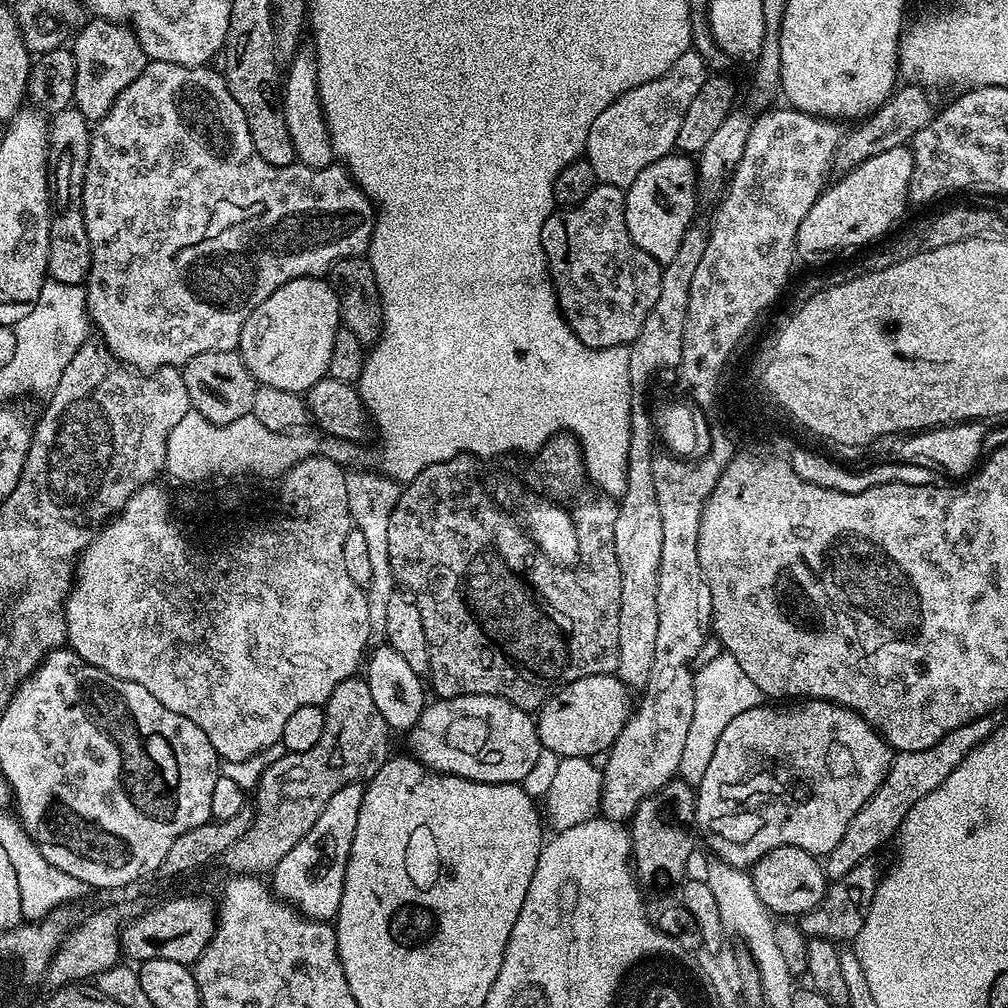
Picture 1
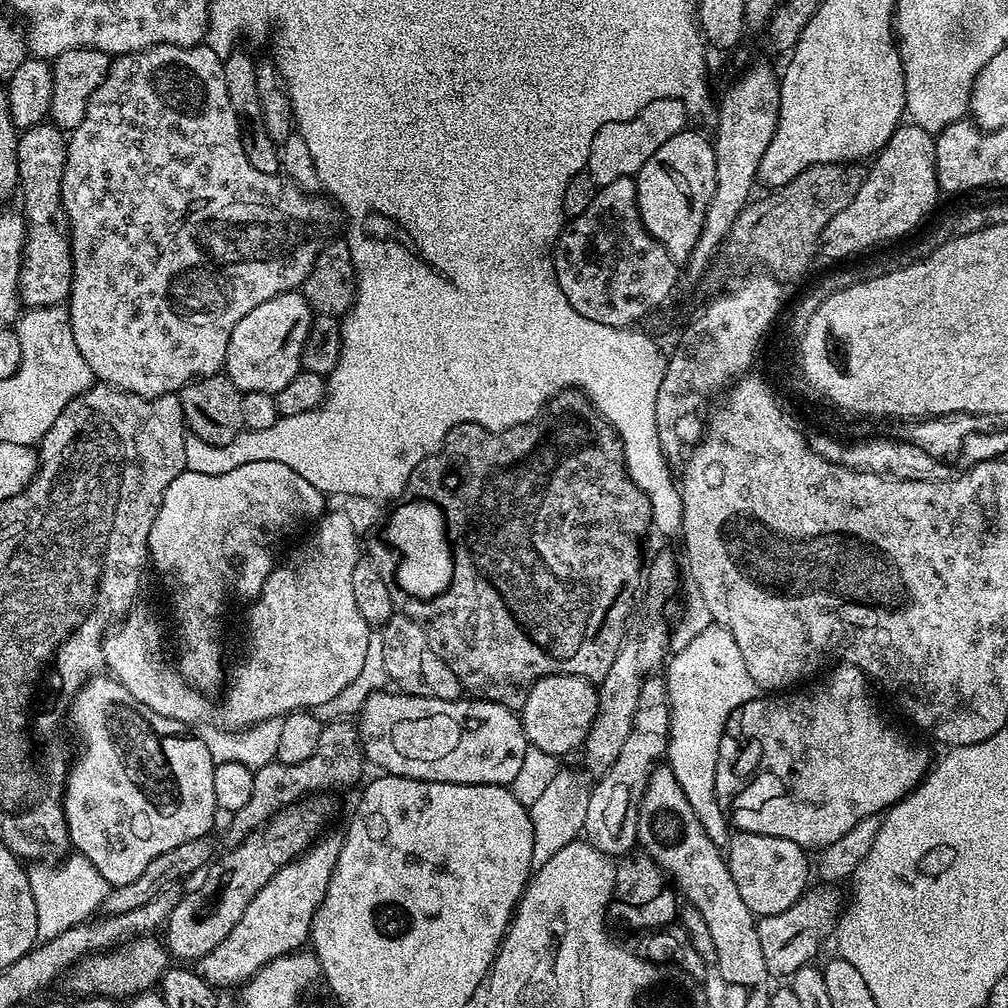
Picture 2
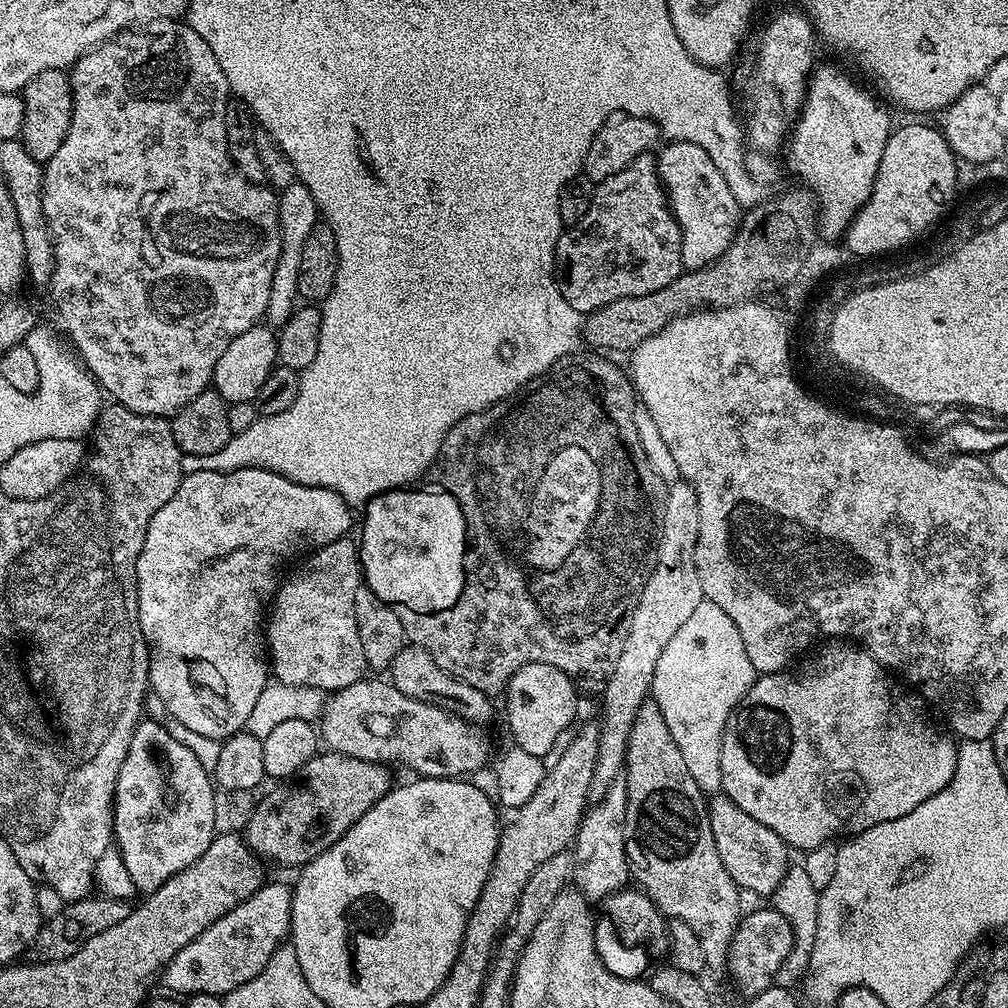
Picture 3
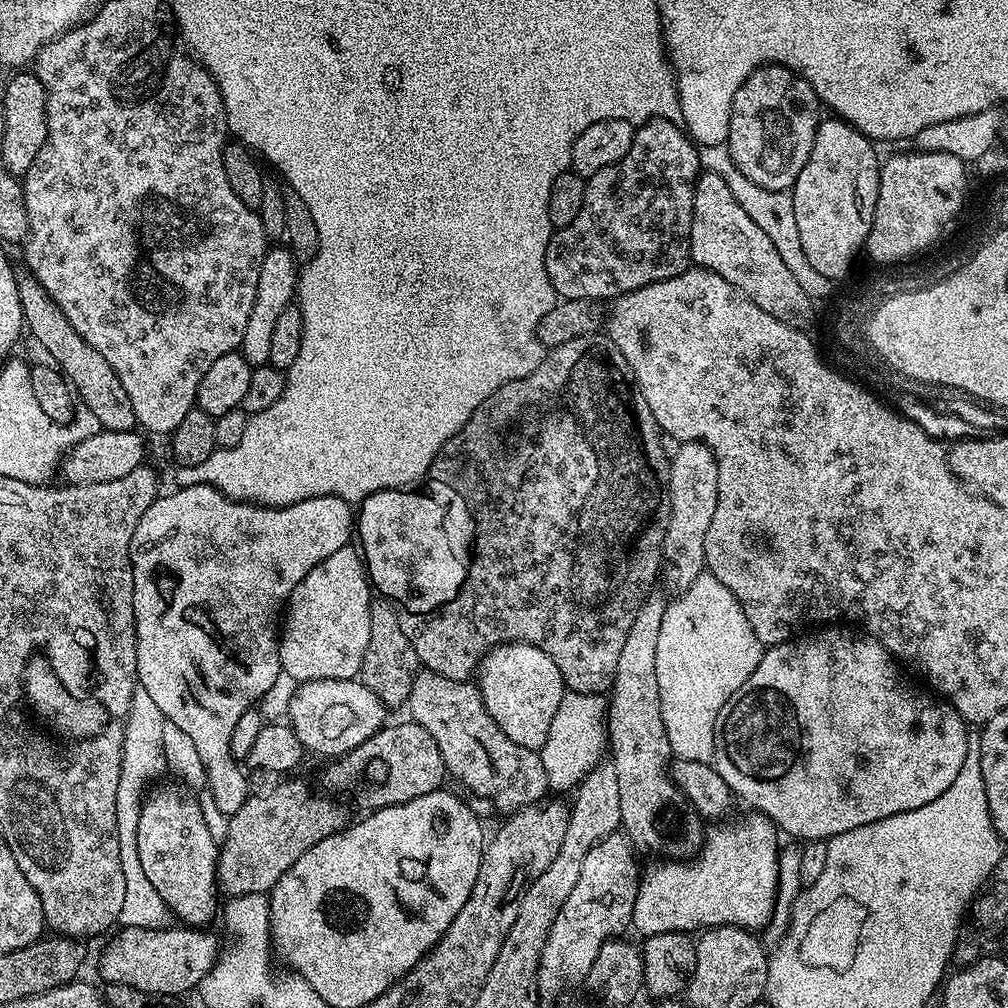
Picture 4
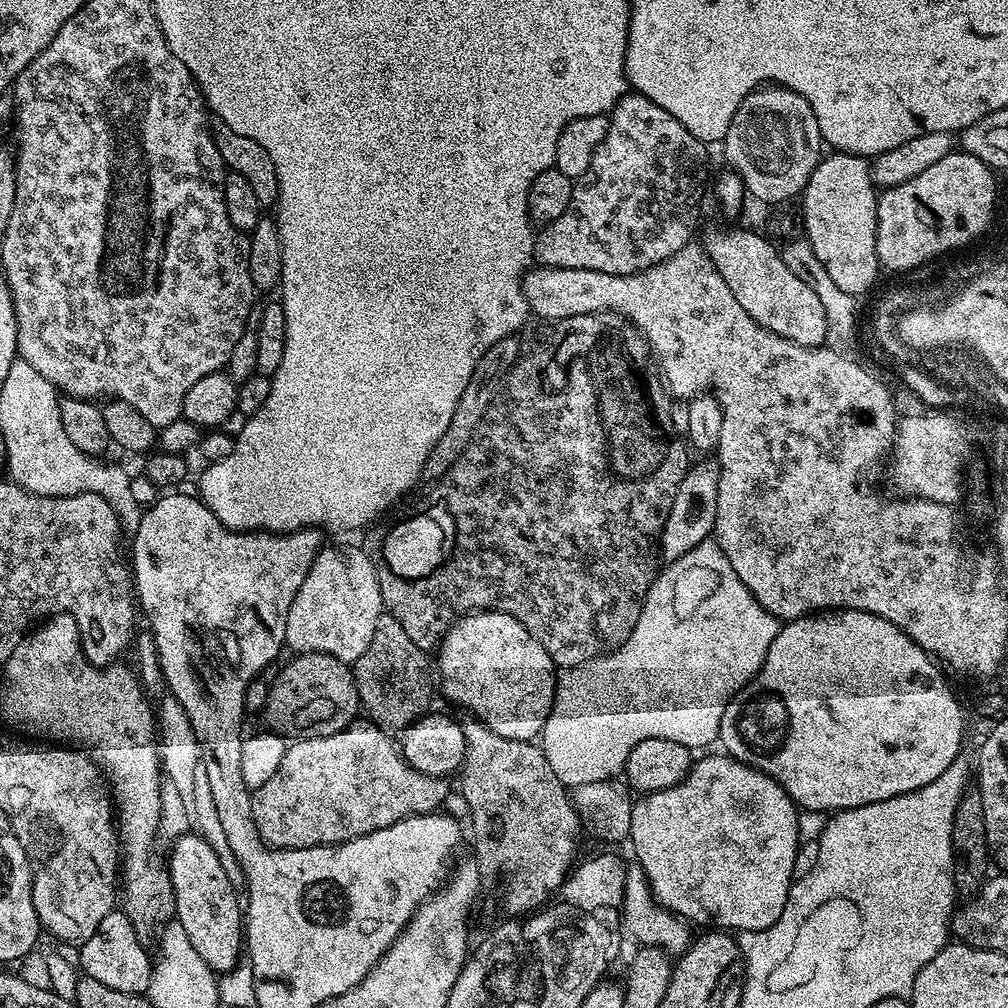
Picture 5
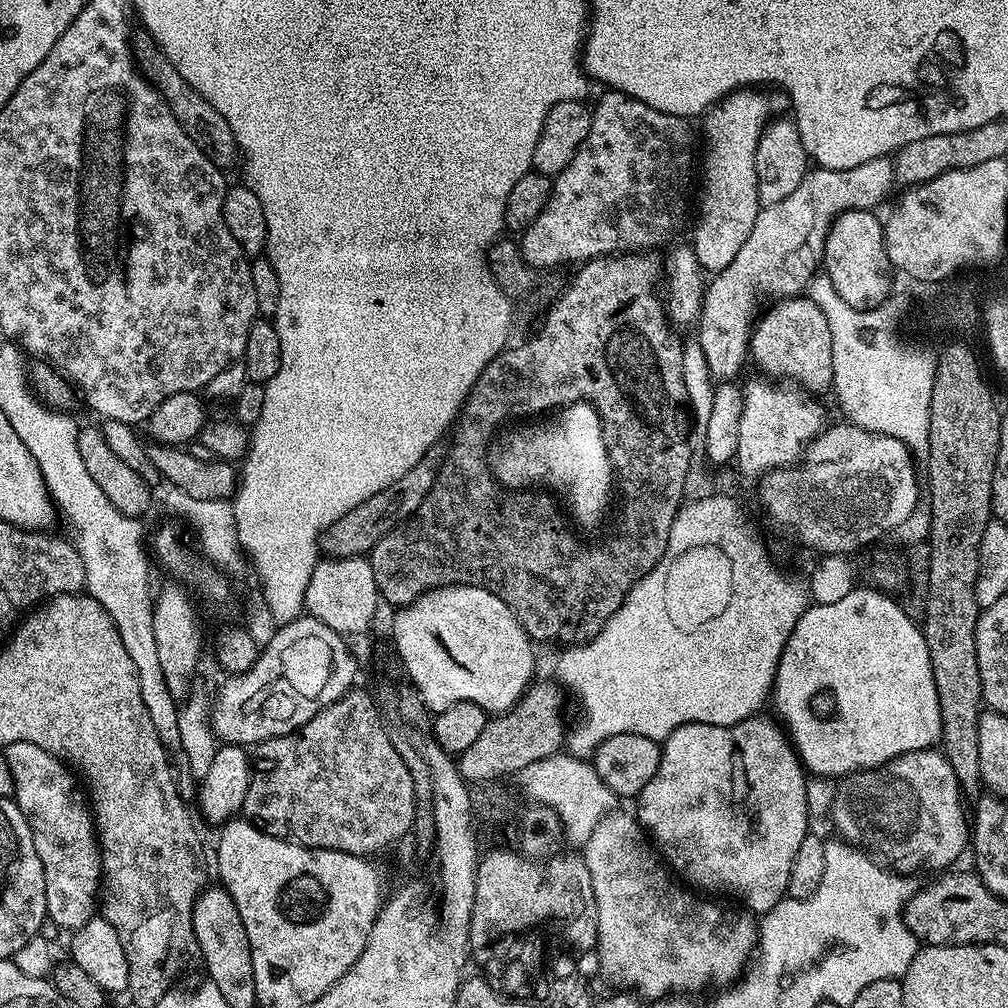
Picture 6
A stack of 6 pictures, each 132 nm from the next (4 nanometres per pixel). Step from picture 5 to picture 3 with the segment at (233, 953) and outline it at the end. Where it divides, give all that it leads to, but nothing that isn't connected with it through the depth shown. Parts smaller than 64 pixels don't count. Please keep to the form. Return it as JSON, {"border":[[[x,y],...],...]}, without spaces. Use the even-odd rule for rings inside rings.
{"border":[[[156,718],[141,719],[130,738],[126,758],[122,762],[122,770],[118,770],[116,793],[112,799],[112,835],[114,844],[119,851],[122,862],[126,864],[126,871],[130,873],[130,878],[134,882],[137,893],[147,894],[158,890],[158,886],[162,886],[174,874],[186,870],[186,866],[190,866],[190,862],[194,862],[198,858],[202,858],[202,854],[206,854],[213,836],[217,835],[214,824],[214,798],[217,793],[209,769],[204,768],[202,762],[198,762],[198,758],[194,758],[194,754],[190,754],[190,750],[186,746],[182,746],[182,742],[178,738],[174,738],[163,723],[159,724]]]}

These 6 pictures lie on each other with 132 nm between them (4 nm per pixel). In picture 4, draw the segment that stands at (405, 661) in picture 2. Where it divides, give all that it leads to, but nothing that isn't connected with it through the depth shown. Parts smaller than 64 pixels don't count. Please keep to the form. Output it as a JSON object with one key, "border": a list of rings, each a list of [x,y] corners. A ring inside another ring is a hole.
{"border":[[[424,670],[414,678],[410,698],[406,705],[411,719],[424,727],[434,742],[438,742],[438,750],[444,759],[444,770],[449,777],[452,776],[464,788],[477,788],[488,800],[493,800],[504,814],[517,812],[531,804],[539,804],[549,795],[548,779],[546,770],[540,761],[537,749],[518,746],[490,718],[490,714],[484,705],[484,699],[480,696],[480,689],[475,683],[454,678],[442,678],[438,674]]]}

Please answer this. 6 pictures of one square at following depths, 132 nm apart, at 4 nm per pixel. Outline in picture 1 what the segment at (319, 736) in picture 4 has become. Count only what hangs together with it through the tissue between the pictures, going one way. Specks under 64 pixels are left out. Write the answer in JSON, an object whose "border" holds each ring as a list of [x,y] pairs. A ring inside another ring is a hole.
{"border":[[[455,696],[449,700],[433,699],[425,707],[417,724],[411,725],[408,744],[411,755],[434,772],[461,776],[479,784],[514,784],[523,782],[541,751],[536,721],[529,713],[514,706],[502,696]]]}

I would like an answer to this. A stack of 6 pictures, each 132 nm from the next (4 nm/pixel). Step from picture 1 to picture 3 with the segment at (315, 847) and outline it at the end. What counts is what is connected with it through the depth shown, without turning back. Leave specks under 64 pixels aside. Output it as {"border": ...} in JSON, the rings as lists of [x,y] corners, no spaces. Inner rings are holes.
{"border":[[[284,884],[264,885],[246,902],[234,906],[218,922],[206,926],[194,942],[182,946],[164,967],[162,981],[169,993],[180,998],[194,994],[225,997],[243,983],[250,982],[270,961],[271,956],[289,939],[292,931],[292,888]]]}

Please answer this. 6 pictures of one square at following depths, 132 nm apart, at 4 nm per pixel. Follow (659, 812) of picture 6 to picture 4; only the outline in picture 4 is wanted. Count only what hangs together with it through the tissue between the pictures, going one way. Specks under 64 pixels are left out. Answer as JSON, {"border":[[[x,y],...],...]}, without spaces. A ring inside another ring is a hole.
{"border":[[[752,810],[747,814],[749,816],[744,816],[735,823],[732,820],[709,827],[704,844],[695,856],[687,860],[665,859],[663,862],[656,862],[649,872],[647,869],[641,875],[640,889],[634,898],[631,927],[644,932],[645,937],[667,932],[696,934],[701,930],[722,926],[749,930],[766,927],[776,912],[776,891],[780,888],[781,837],[776,825],[761,812]]]}

